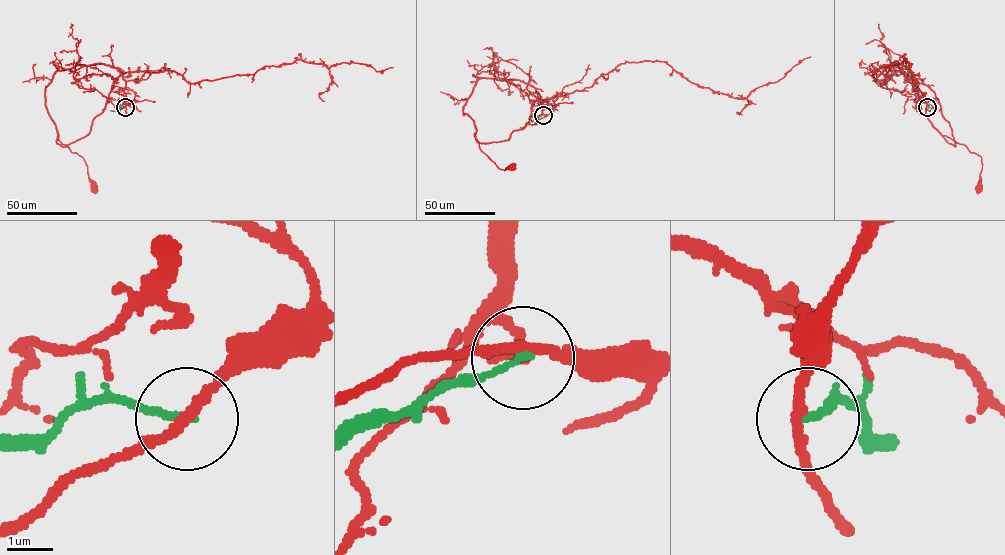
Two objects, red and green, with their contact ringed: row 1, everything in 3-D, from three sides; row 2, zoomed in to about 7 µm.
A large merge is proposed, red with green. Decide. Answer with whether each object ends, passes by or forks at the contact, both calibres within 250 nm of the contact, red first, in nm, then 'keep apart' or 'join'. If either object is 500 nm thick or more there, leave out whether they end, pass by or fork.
red passes by | green ends | 220/150 nm | keep apart

